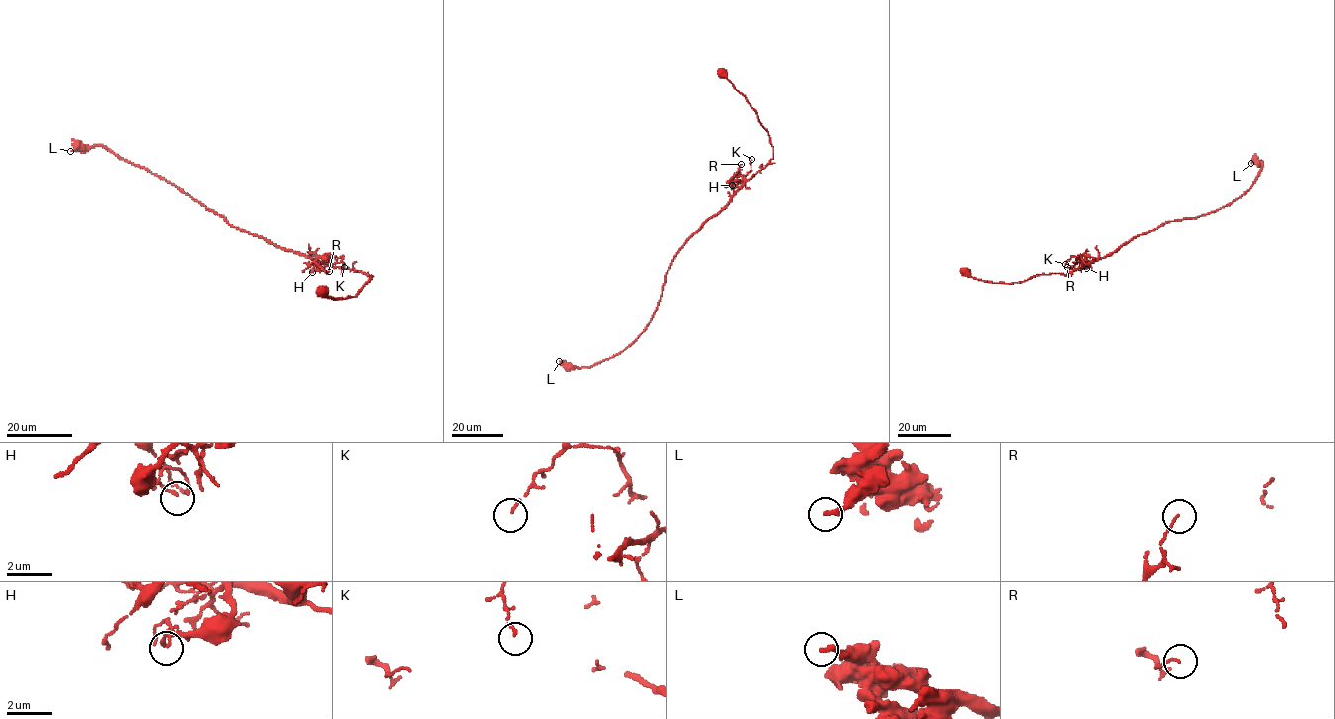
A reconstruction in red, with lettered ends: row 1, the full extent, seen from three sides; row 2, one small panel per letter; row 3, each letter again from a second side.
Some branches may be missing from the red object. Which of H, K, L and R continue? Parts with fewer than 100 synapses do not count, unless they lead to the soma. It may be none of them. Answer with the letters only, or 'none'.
none

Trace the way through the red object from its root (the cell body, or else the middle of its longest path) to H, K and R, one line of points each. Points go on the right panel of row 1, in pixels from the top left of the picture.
H: (967, 272), (983, 281), (1011, 284), (1038, 275), (1066, 275), (1084, 266), (1085, 260), (1086, 269)
K: (967, 272), (983, 281), (1011, 284), (1038, 275), (1066, 275), (1084, 266), (1077, 256), (1072, 256), (1065, 264)
R: (967, 272), (983, 281), (1011, 284), (1038, 275), (1066, 275), (1084, 263), (1081, 256), (1074, 266), (1067, 267)

